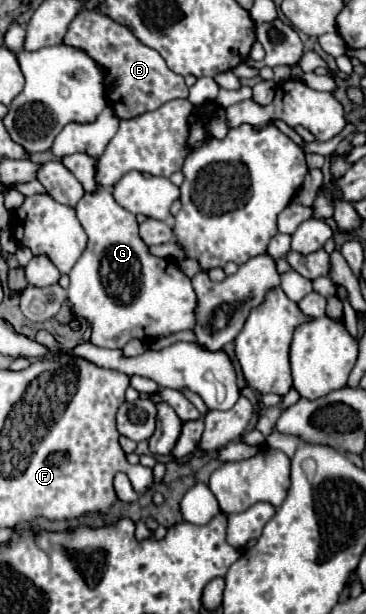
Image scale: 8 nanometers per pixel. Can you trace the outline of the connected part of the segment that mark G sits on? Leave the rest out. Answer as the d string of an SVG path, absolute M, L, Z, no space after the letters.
M97 184L95 192L85 192L75 212L89 242L69 272L71 284L67 296L73 304L75 318L91 322L91 342L99 348L123 348L131 338L147 338L149 342L179 330L191 330L197 302L191 280L176 263L149 252L137 232L135 214L121 208L101 184Z

